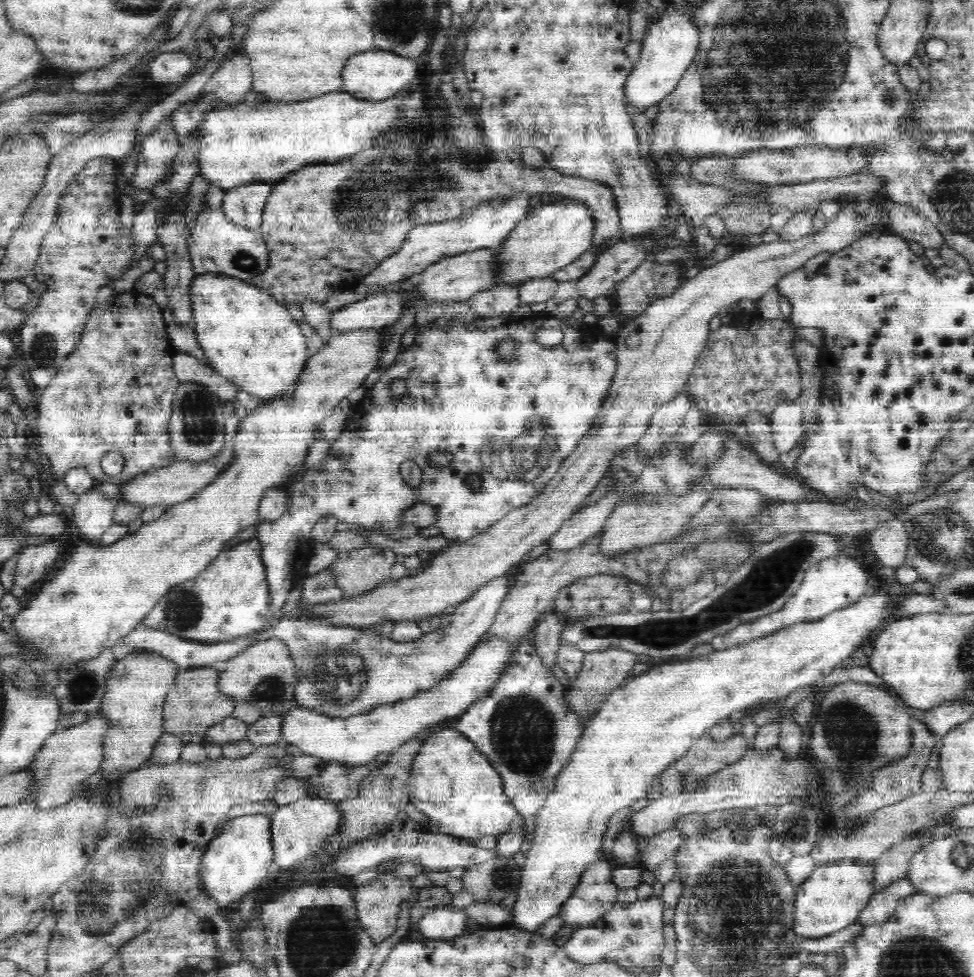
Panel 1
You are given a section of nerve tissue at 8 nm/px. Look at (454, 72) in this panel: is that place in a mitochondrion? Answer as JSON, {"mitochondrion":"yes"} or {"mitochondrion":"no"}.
{"mitochondrion":"no"}

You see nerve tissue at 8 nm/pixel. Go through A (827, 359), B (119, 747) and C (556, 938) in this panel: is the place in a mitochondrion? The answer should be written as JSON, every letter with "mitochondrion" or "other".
{"A":"other","B":"other","C":"other"}

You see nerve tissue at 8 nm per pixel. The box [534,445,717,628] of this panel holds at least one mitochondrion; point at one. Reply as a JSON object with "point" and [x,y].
{"point":[659,467]}

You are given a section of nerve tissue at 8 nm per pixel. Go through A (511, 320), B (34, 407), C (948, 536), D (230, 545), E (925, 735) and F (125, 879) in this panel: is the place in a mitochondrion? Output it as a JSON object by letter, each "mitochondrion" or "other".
{"A":"other","B":"other","C":"mitochondrion","D":"other","E":"other","F":"mitochondrion"}

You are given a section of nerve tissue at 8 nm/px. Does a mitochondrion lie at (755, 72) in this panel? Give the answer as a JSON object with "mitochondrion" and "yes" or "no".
{"mitochondrion":"yes"}

